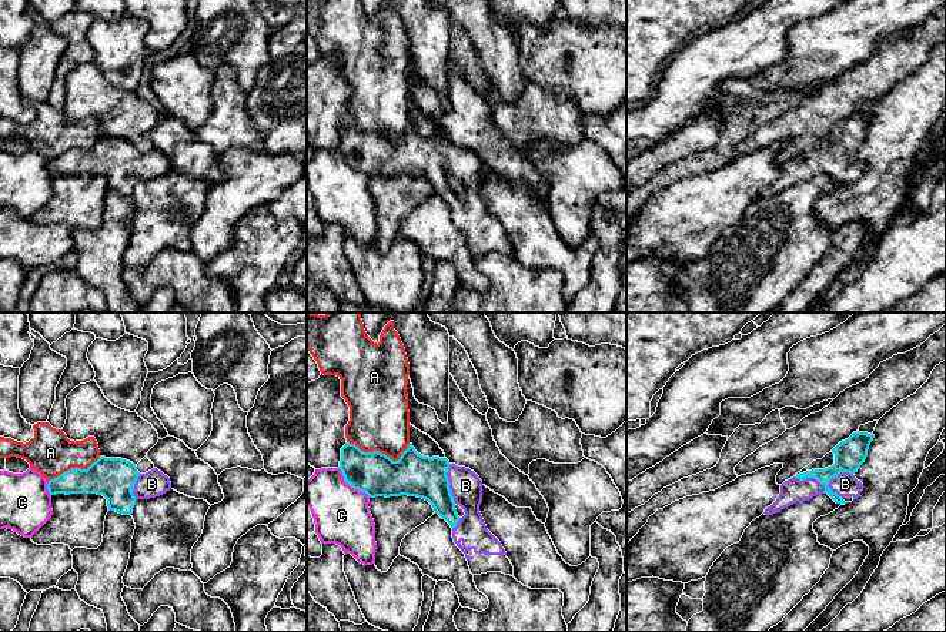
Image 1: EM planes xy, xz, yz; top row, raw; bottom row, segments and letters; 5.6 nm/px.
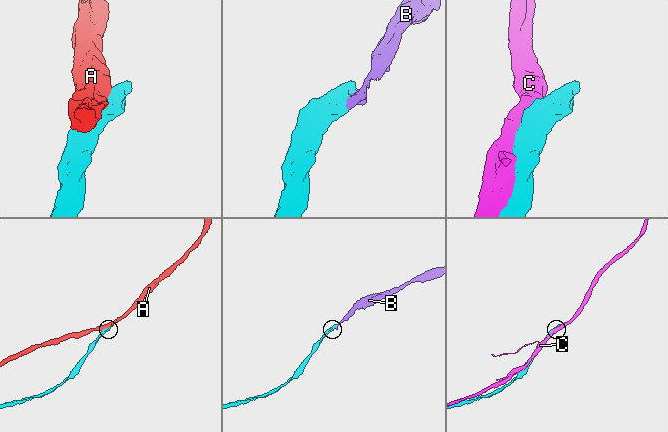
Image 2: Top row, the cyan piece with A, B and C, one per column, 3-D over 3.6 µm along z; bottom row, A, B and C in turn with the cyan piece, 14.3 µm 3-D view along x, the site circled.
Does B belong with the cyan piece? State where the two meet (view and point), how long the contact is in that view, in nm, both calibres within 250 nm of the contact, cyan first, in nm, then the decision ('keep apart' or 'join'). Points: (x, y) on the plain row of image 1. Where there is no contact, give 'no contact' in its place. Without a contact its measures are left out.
meets cyan in yz at (822, 164); contact 340 nm long; 170 nm thick on the cyan side, 140 nm on the other; join

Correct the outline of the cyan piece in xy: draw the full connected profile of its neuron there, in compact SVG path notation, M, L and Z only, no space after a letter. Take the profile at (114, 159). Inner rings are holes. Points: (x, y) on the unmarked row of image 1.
M98 137L87 150L76 147L50 160L47 170L50 177L83 173L103 175L108 191L131 195L137 180L160 177L171 170L171 163L157 148L140 154L127 140Z

